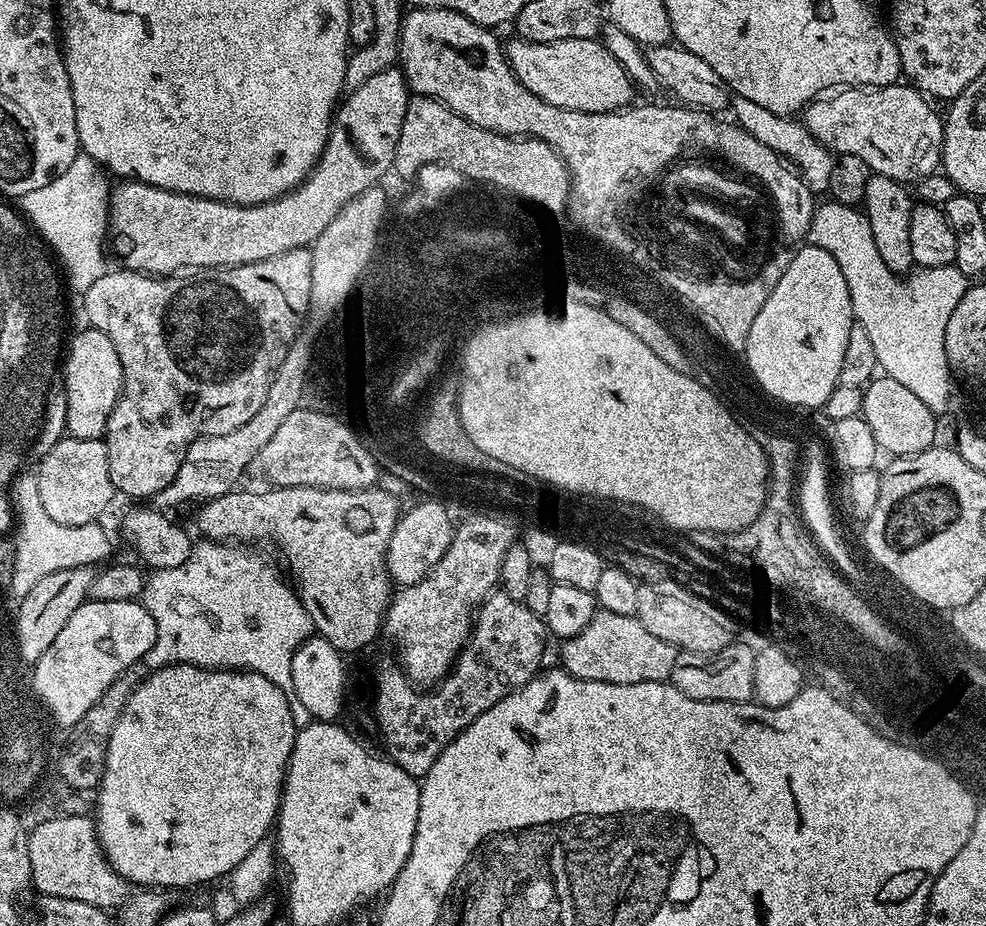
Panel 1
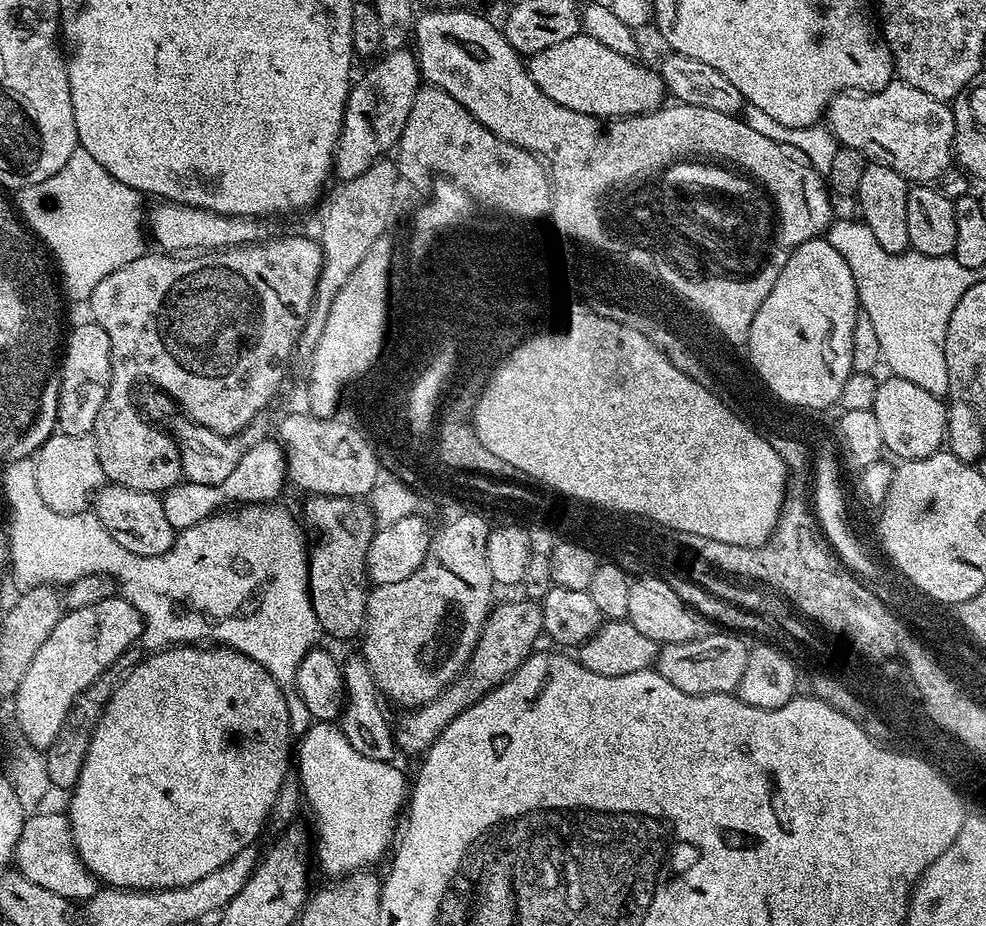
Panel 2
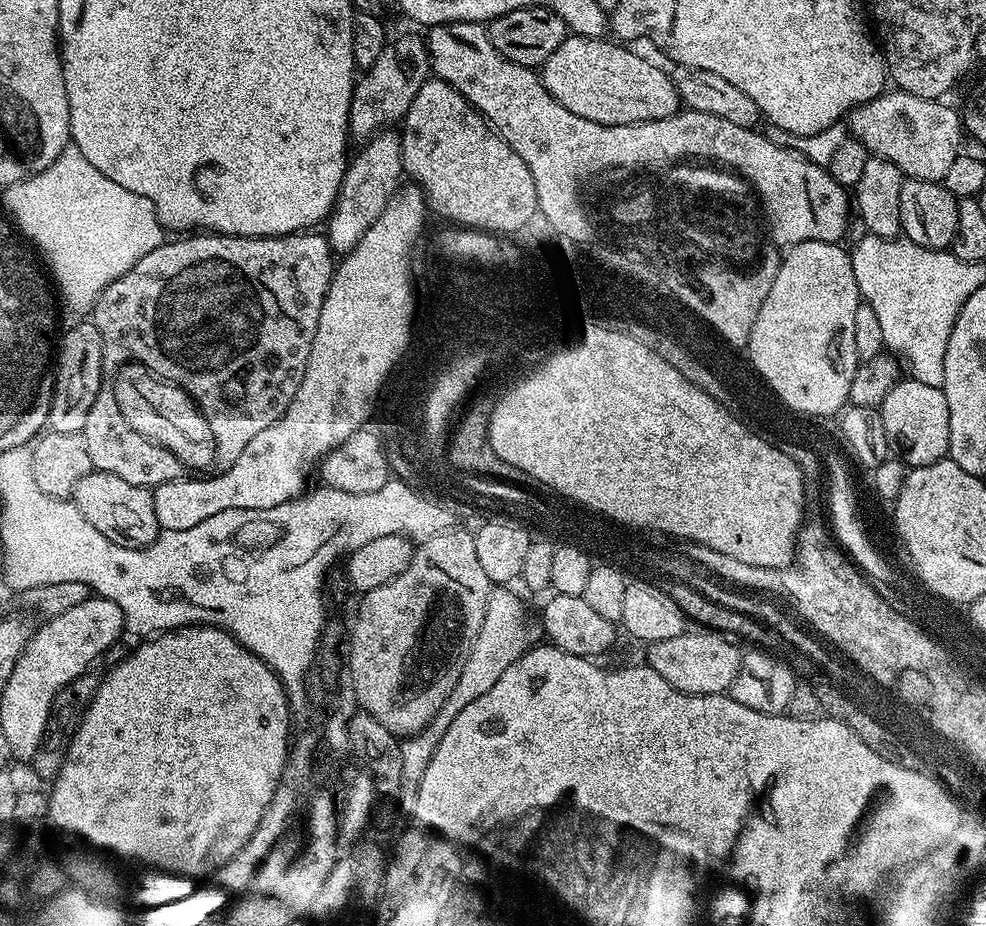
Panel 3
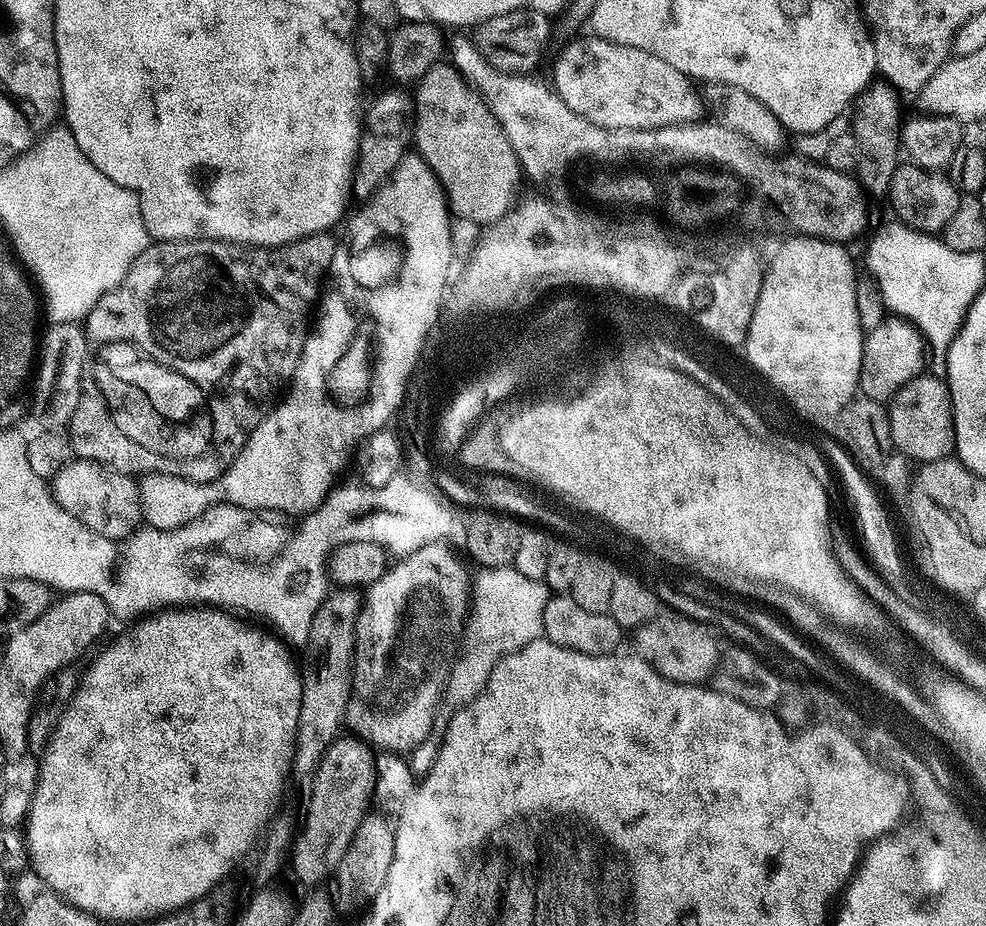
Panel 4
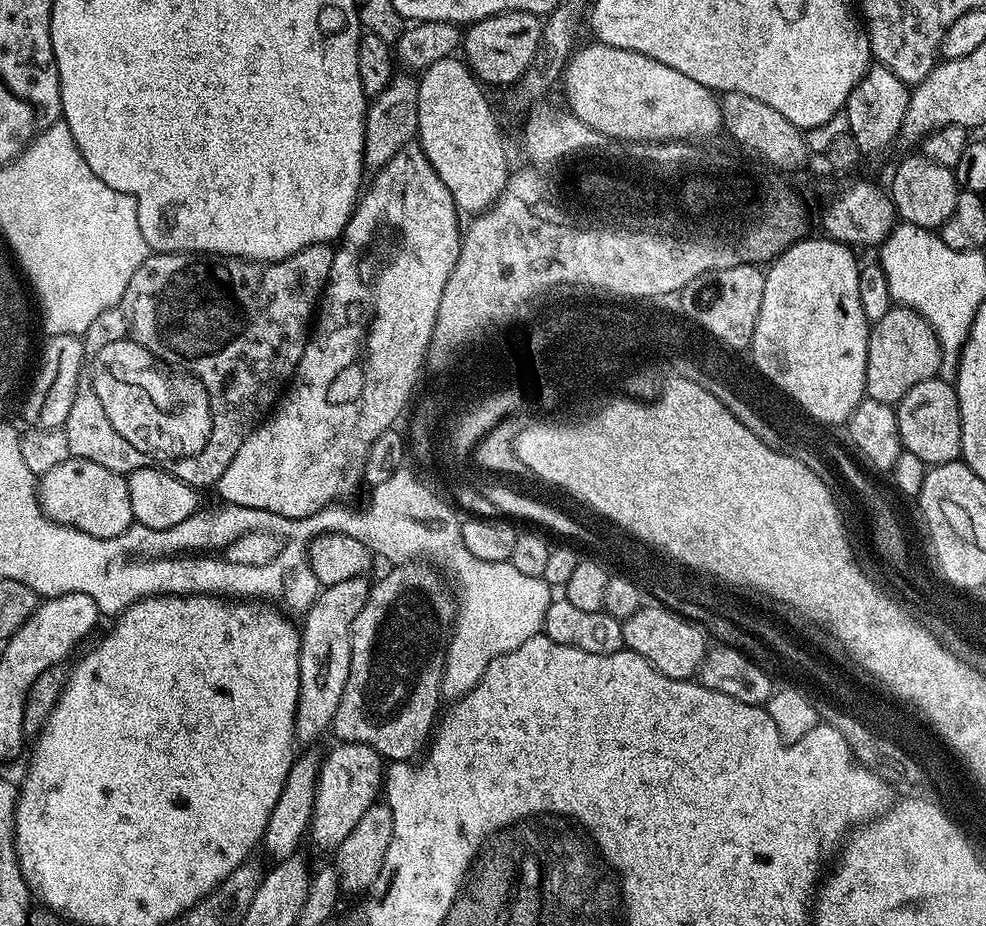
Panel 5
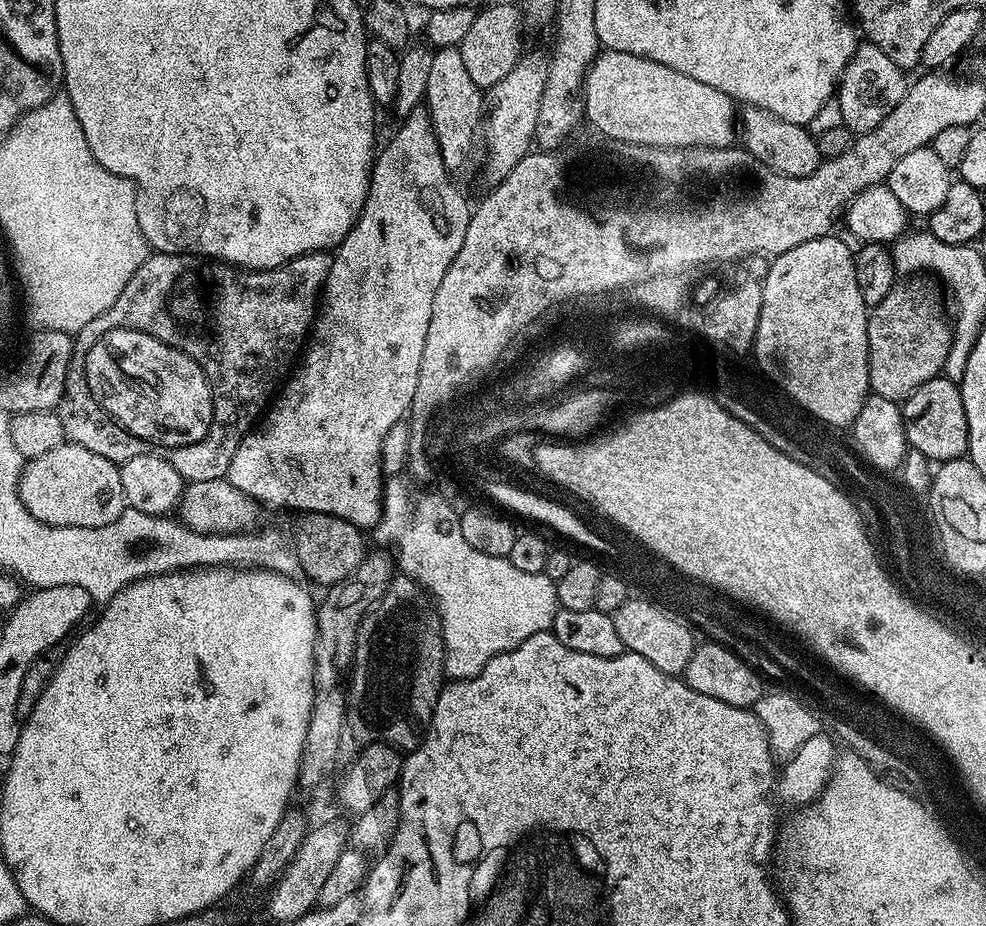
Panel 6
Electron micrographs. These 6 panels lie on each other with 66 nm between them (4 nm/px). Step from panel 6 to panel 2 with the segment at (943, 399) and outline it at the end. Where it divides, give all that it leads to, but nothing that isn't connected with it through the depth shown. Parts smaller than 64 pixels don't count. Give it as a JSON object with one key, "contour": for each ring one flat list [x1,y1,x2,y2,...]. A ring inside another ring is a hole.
{"contour":[[889,375,876,386,874,402,870,411,878,418,882,430,882,442,889,453,900,456,901,461,917,460,933,456,945,447,948,434,948,406,941,397,906,382,906,378]]}

